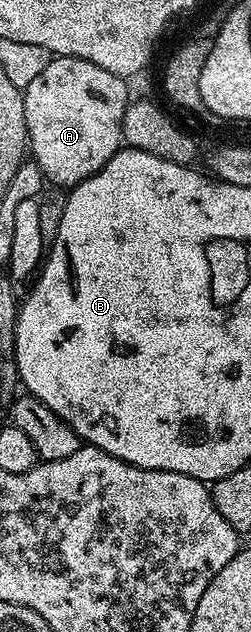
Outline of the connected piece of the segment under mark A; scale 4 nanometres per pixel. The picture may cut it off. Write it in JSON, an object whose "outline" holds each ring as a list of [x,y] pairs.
{"outline":[[[55,56],[40,71],[37,79],[32,79],[24,90],[24,115],[26,116],[26,136],[28,153],[40,167],[43,178],[54,187],[73,187],[88,179],[108,163],[117,153],[122,140],[122,120],[128,104],[127,82],[115,70],[104,71],[96,63],[88,63],[79,57]]]}

